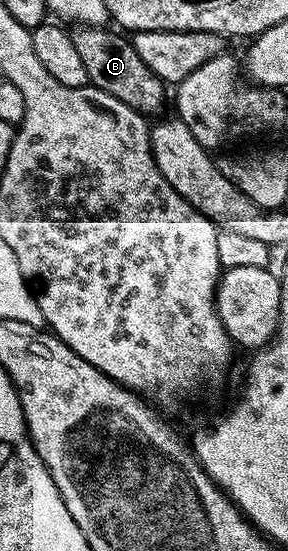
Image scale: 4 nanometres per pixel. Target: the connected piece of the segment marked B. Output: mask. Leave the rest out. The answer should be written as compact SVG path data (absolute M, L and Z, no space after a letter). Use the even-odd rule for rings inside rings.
M81 27L71 32L74 47L85 62L87 77L91 86L117 97L118 101L130 105L143 115L159 114L166 99L167 86L147 69L134 49L131 40L108 27Z

